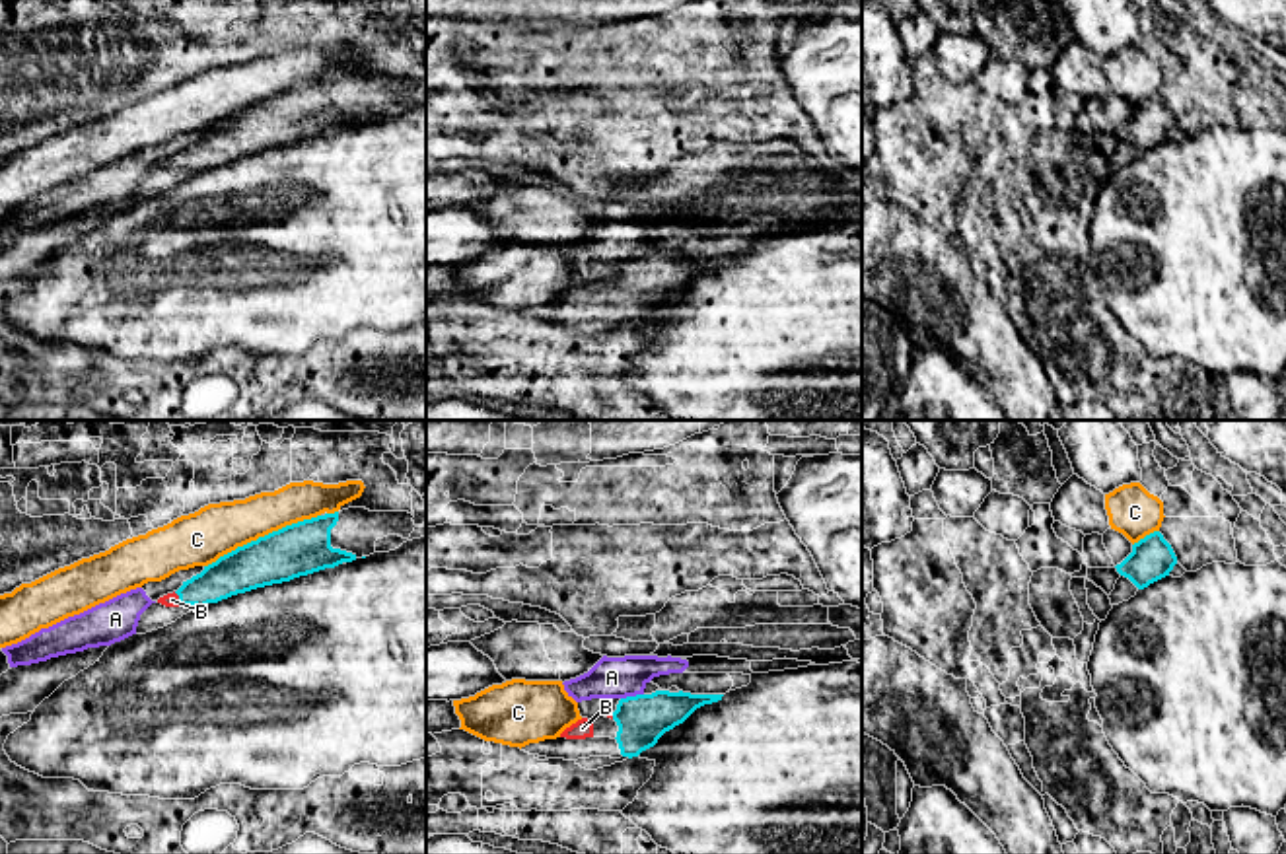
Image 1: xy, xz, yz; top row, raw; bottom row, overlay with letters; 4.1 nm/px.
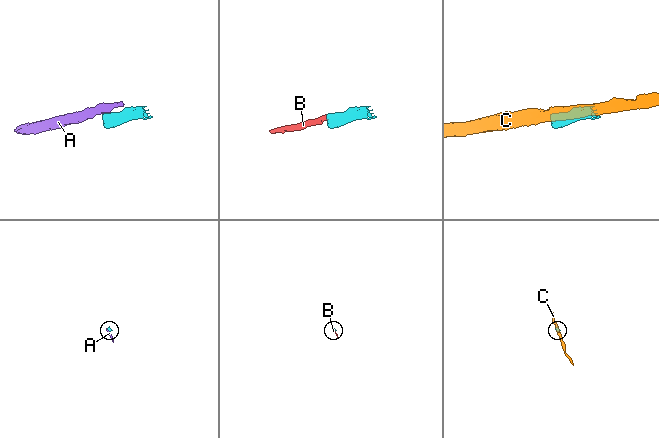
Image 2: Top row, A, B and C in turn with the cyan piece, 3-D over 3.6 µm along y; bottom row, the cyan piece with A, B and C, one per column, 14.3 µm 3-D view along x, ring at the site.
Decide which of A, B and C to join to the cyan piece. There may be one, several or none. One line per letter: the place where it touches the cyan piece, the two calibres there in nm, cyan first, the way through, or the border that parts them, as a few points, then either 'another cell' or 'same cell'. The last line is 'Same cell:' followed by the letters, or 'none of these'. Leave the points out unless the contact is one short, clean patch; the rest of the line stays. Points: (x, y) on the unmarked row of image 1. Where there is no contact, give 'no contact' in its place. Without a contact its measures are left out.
A: xz (631, 261) | 200/180 nm | along xz (642, 257), (621, 263) | another cell
B: xy (179, 164) | 170/60 nm | across xy (230, 139), (179, 164), (172, 164) | same cell
C: xy (261, 102) | 220/220 nm | another cell
Same cell: B

